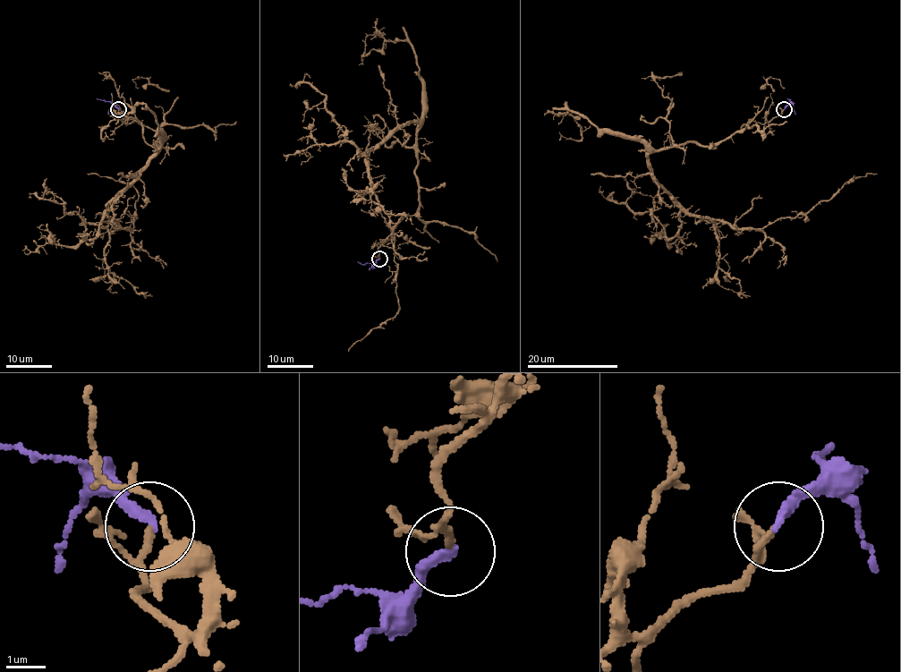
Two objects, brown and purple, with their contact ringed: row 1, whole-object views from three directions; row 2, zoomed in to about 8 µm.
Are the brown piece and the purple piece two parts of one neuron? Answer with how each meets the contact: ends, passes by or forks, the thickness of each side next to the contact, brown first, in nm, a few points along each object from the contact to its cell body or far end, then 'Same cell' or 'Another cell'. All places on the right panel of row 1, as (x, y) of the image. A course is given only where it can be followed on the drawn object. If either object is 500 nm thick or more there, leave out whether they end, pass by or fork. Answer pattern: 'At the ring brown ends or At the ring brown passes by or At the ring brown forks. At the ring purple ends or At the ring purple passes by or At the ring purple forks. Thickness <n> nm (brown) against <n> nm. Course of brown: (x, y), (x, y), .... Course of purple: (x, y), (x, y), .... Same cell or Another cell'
At the ring brown passes by. At the ring purple ends. Thickness 110 nm (brown) against 240 nm. Course of brown: (783, 109), (710, 145), (651, 149), (650, 174), (689, 212), (764, 228), (877, 174). Course of purple: (785, 109), (790, 99), (786, 98). Same cell

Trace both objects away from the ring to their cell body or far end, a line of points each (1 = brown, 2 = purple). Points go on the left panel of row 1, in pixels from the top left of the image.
1: (118, 109), (125, 123), (158, 135), (154, 157), (106, 204), (121, 227), (133, 228), (138, 191), (88, 174)
2: (118, 109), (111, 102), (97, 98)

